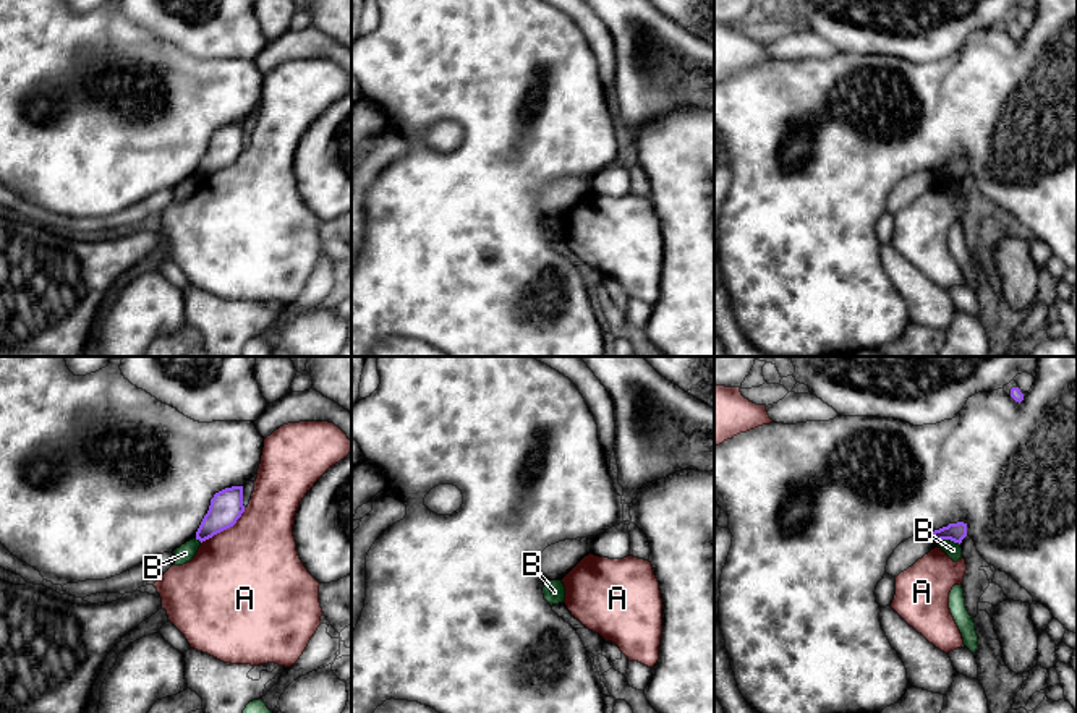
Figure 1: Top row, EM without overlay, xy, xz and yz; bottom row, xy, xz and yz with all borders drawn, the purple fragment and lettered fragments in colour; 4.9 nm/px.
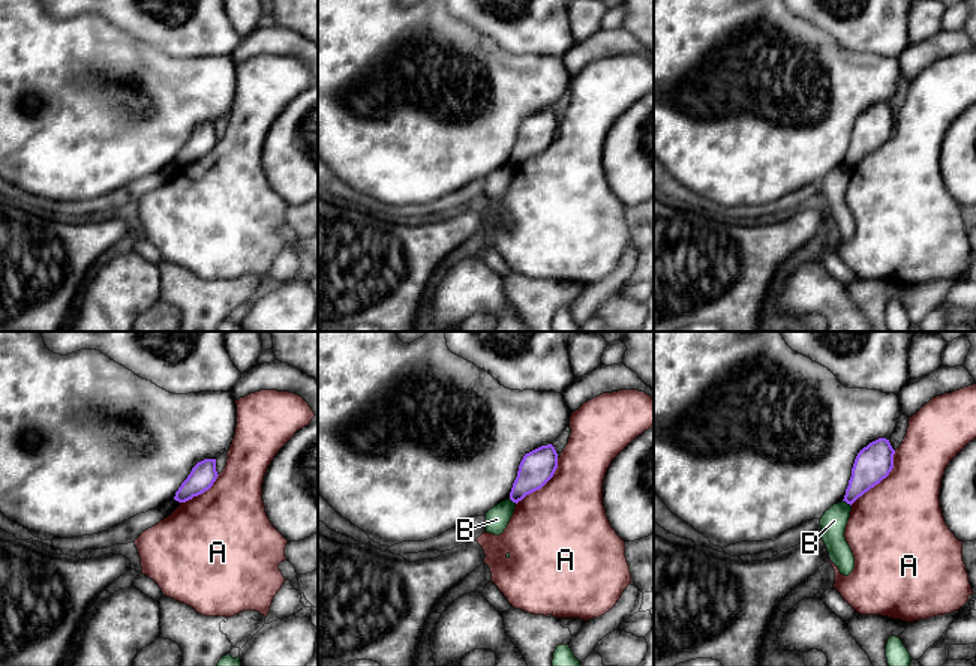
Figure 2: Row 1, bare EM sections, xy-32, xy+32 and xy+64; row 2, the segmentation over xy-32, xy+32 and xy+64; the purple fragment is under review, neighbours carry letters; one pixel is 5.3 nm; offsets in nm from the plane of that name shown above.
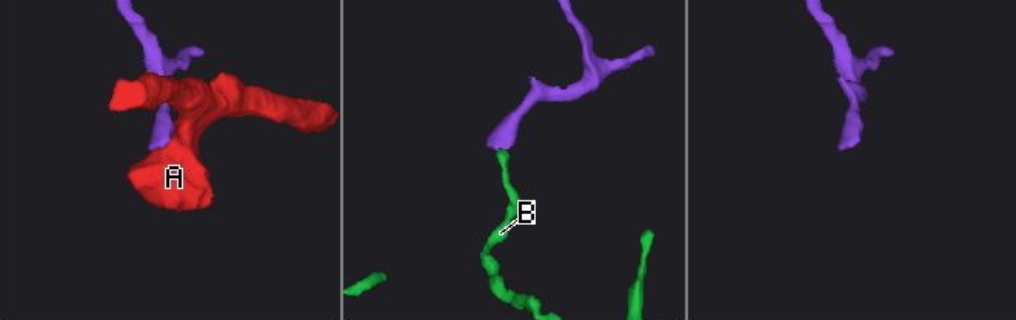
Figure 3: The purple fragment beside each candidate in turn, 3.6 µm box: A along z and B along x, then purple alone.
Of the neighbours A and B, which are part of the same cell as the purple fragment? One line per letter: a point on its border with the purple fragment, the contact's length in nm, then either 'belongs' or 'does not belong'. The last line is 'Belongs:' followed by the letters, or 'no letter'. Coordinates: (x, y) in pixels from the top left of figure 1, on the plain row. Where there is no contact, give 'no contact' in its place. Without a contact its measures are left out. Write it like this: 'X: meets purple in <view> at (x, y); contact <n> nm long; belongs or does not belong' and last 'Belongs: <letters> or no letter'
A: meets purple in xy at (225, 166); contact 280 nm long; does not belong
B: meets purple in yz at (949, 175); contact 110 nm long; does not belong
Belongs: no letter

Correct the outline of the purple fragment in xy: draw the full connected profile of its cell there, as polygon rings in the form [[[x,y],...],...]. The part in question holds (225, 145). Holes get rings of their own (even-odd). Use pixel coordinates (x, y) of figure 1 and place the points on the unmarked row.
[[[232,123],[215,130],[196,169],[196,177],[202,180],[233,164],[243,149],[243,123]]]

